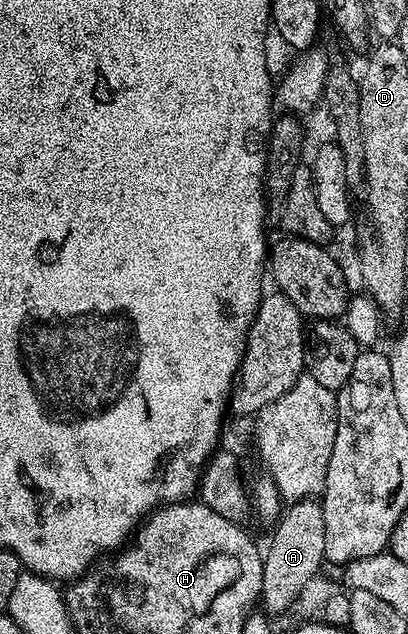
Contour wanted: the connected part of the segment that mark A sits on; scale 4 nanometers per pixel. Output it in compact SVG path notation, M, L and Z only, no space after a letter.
M316 498L293 502L281 513L275 526L276 531L268 542L268 550L266 546L262 554L264 563L259 600L259 605L272 616L286 613L299 600L300 593L311 584L320 565L325 565L326 520L323 505Z

